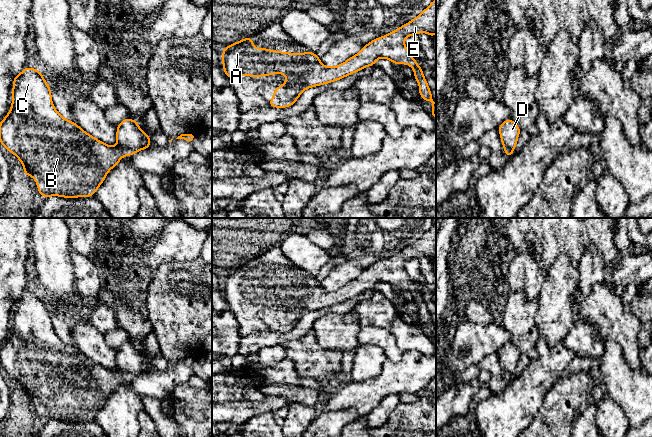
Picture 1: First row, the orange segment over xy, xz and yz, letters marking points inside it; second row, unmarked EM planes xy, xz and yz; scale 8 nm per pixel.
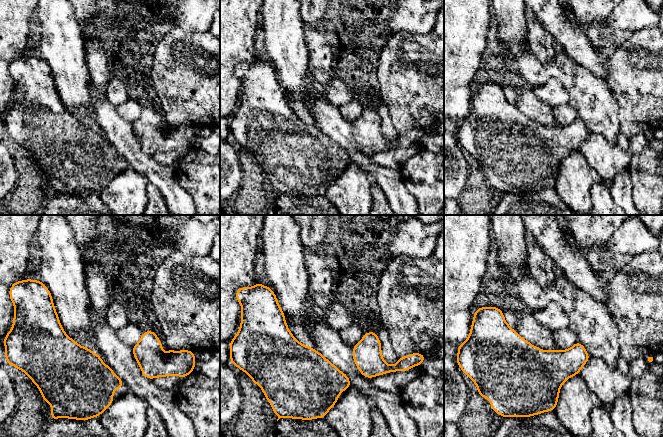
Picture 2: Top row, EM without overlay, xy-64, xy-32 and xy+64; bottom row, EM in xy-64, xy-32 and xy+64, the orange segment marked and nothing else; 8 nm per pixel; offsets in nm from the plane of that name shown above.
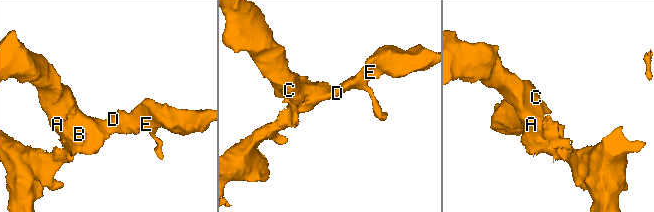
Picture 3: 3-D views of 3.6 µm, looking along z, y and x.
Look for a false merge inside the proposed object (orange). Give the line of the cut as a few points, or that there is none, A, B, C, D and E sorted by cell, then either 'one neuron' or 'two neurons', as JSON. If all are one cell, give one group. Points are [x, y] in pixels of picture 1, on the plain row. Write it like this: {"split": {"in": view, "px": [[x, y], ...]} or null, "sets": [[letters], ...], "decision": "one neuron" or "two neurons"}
{"split": null, "sets": [["A", "B", "C", "D", "E"]], "decision": "one neuron"}

